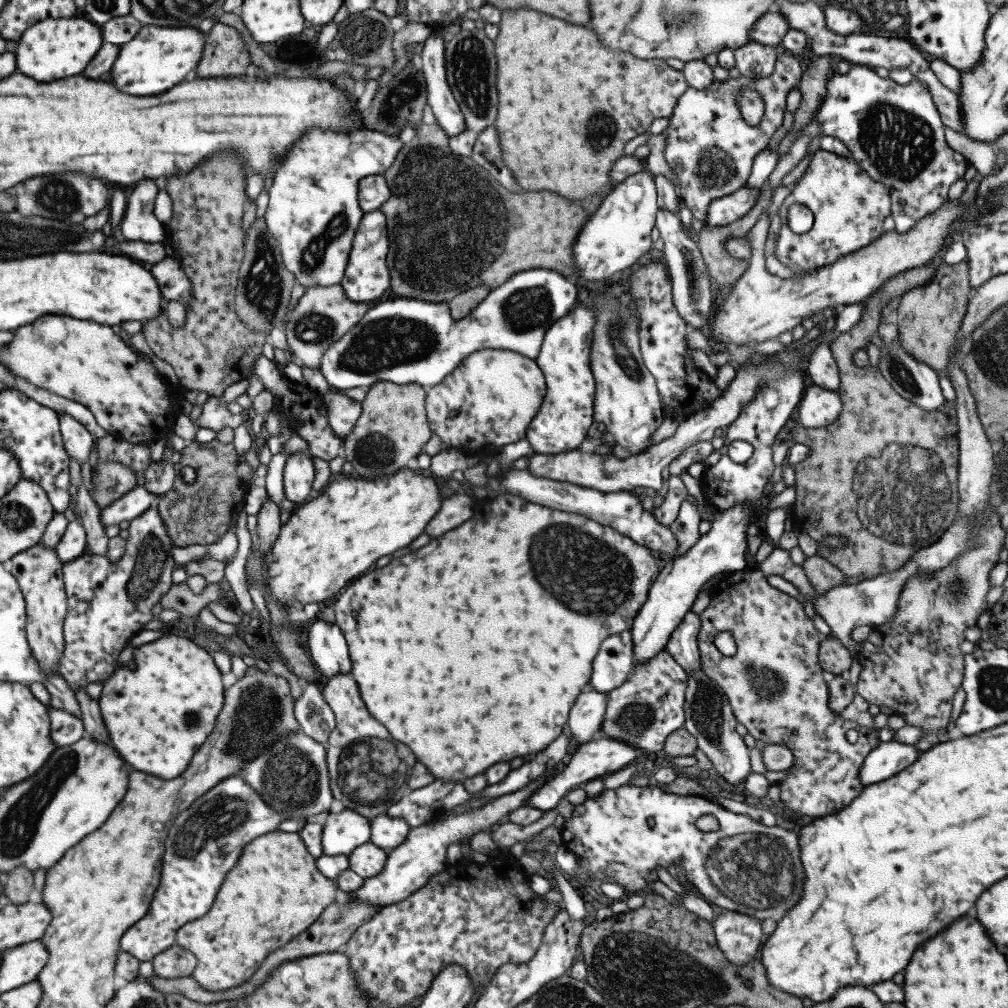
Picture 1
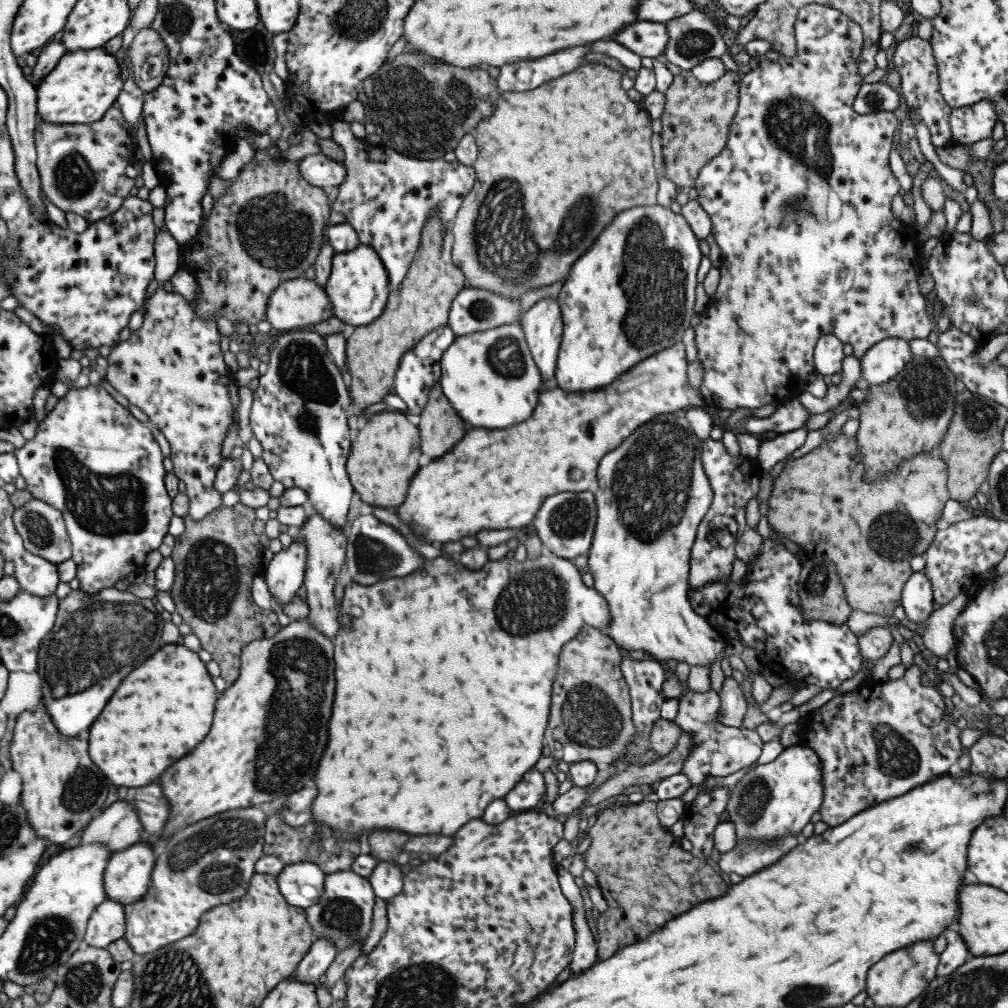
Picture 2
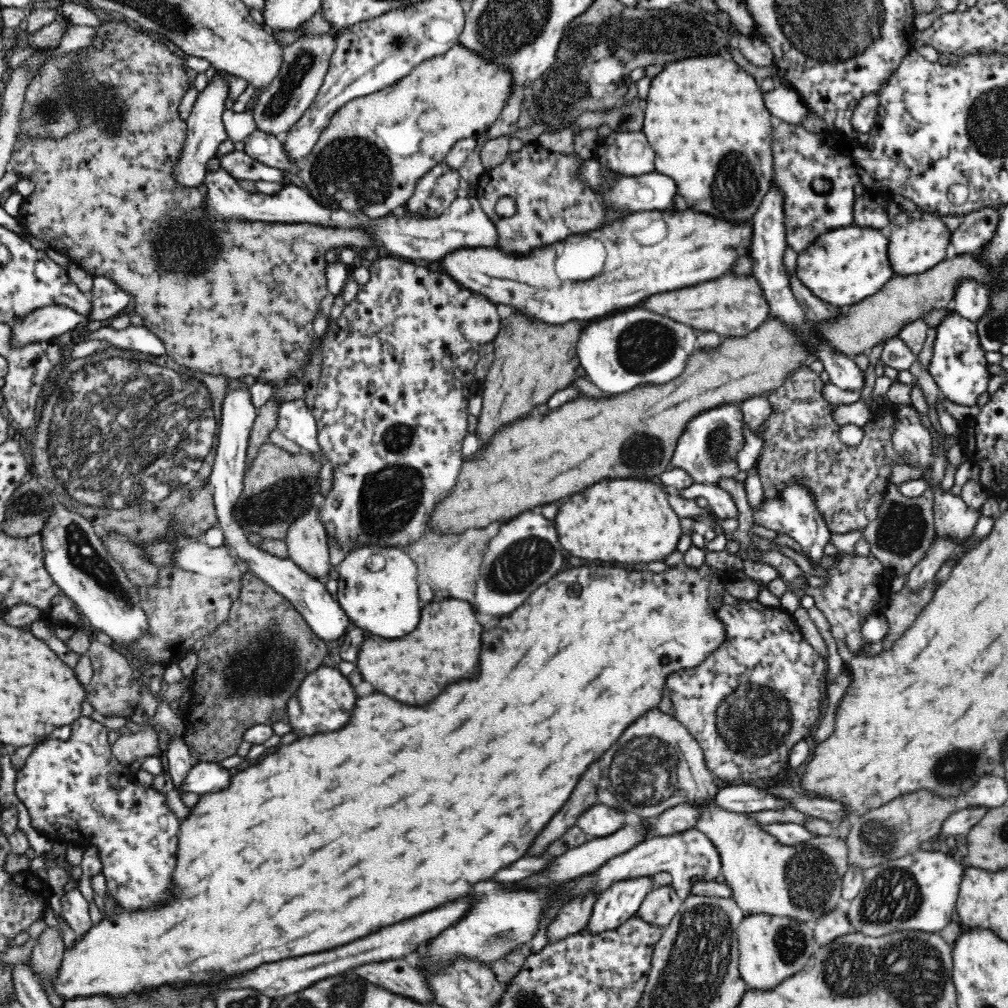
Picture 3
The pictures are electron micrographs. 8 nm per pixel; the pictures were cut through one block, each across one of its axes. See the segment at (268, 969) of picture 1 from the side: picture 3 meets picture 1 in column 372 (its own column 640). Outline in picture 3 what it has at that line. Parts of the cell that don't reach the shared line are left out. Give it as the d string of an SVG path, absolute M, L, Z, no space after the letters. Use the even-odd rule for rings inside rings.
M666 885L648 892L637 913L644 921L665 928L681 904L682 901L677 897L675 889Z

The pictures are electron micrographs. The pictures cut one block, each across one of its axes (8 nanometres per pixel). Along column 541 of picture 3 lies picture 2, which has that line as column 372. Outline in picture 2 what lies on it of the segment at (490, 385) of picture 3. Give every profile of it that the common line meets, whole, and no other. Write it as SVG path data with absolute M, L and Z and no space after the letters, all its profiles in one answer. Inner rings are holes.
M435 215L424 226L420 247L416 257L409 267L404 281L400 282L394 290L390 290L388 303L380 317L372 321L370 325L355 327L347 335L346 368L347 389L352 400L356 402L358 415L364 412L370 404L383 402L384 397L390 394L390 388L394 386L396 370L403 354L414 347L428 332L447 324L449 310L455 296L466 286L466 280L459 269L450 260L444 260L443 231L441 222Z

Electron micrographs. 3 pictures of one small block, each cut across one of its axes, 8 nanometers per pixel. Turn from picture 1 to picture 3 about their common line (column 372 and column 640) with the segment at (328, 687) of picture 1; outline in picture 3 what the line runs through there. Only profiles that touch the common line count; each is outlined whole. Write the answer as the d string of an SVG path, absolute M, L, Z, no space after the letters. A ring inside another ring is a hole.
M658 709L644 714L638 721L632 722L616 742L600 758L606 766L602 768L600 787L609 790L618 801L624 812L633 812L641 819L650 820L661 816L668 808L678 804L699 804L700 817L696 822L697 829L703 832L718 849L721 858L722 874L728 886L732 888L732 898L747 914L764 912L764 914L790 917L798 921L814 922L825 912L835 909L841 897L842 878L848 866L847 841L831 835L813 835L808 843L796 846L782 844L774 835L764 831L750 813L732 813L723 810L714 803L719 783L713 772L706 766L704 753L694 737L669 714Z

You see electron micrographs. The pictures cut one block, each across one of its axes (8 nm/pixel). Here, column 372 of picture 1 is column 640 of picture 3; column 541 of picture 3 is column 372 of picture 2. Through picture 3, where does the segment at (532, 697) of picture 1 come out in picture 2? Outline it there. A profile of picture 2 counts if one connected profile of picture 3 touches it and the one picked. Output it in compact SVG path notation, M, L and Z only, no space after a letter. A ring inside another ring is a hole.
M545 549L540 558L532 560L532 558L526 558L520 562L516 558L508 558L504 556L500 560L489 560L480 570L468 570L466 566L456 560L450 560L450 558L436 557L432 559L426 559L424 562L424 568L422 570L416 570L408 576L402 578L388 578L388 580L382 580L382 582L376 582L372 586L360 586L360 584L350 583L346 585L344 589L344 595L342 603L340 604L342 617L340 619L340 628L333 639L334 660L336 660L336 696L334 696L334 706L332 706L332 716L330 716L330 736L328 736L328 746L320 758L320 764L318 764L318 770L314 774L314 782L316 782L316 788L318 788L318 794L312 801L311 809L311 821L320 829L322 826L328 826L330 830L334 830L338 834L340 840L358 840L366 834L370 834L372 830L400 830L400 832L406 832L406 834L412 834L412 836L420 836L420 834L434 834L434 836L452 836L456 834L456 830L460 830L466 822L474 820L474 818L480 818L484 814L484 808L488 806L488 802L496 800L496 798L504 798L514 786L516 782L520 782L522 774L526 774L542 756L542 748L544 748L544 730L546 730L546 724L548 724L548 712L550 712L550 690L552 690L552 682L554 682L554 676L558 672L560 651L564 648L564 645L568 644L572 638L576 637L576 633L580 633L580 629L584 629L584 625L590 625L594 629L600 629L606 634L606 627L608 627L608 621L610 621L610 610L608 610L608 602L604 600L604 596L600 594L596 588L588 587L582 580L582 575L579 569L568 558L560 558L554 555L549 550Z

